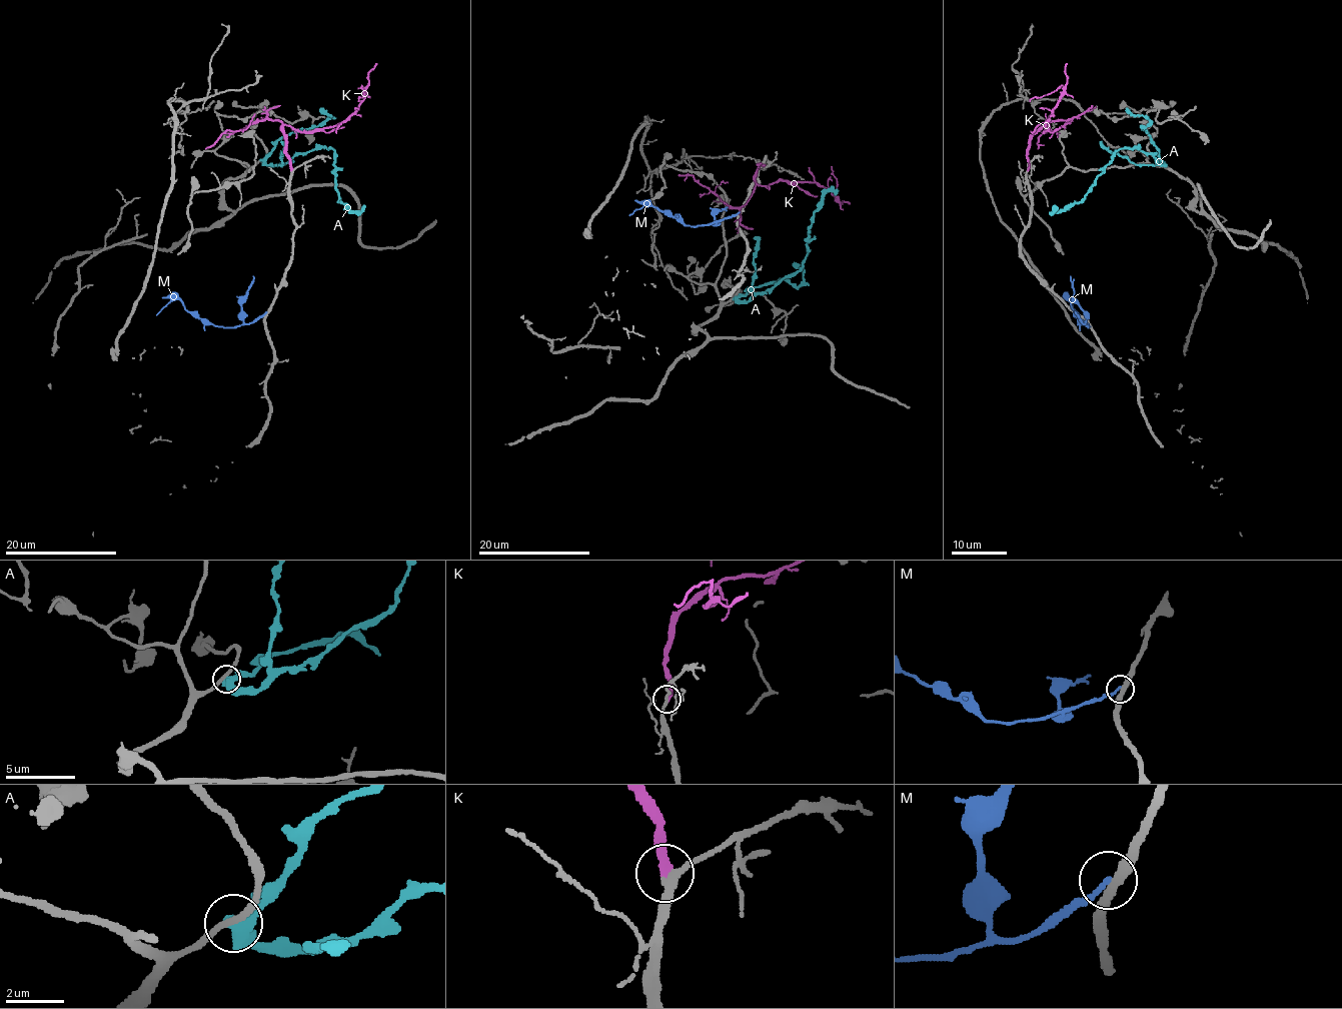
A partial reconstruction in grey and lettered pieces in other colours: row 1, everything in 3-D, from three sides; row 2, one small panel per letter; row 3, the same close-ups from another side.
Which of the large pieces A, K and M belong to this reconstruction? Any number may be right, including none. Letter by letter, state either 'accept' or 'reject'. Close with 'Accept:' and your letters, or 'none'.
A: reject
K: accept
M: reject
Accept: K

